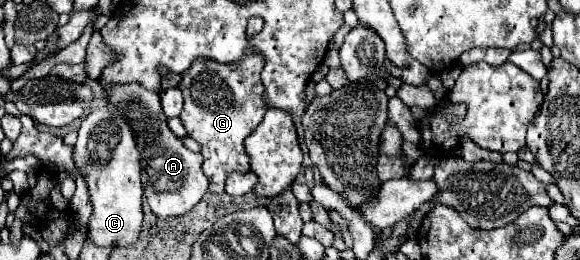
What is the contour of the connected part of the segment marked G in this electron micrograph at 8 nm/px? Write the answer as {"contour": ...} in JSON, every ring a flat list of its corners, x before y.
{"contour":[[253,47,245,49,245,55,237,63,213,63,209,59,197,59,189,71,181,73,179,89,183,93,183,113,181,121,185,129,189,131,189,137,193,137,201,145,201,155,203,155,203,173,209,177,209,191,213,193,223,193,225,191,225,179,231,171,249,171,249,157,245,155,245,137,261,123,267,107,263,103,263,83,261,83,261,71,263,71,263,55,259,51,253,51]]}

